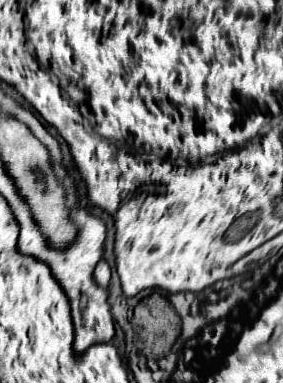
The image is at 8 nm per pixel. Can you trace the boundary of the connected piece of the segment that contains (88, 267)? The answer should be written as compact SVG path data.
M67 176L67 184L71 188L65 190L65 204L67 204L67 212L69 212L69 218L73 222L73 226L77 228L77 236L75 236L75 242L73 246L65 248L65 250L53 250L49 246L49 252L45 252L45 248L39 246L39 242L43 242L43 230L39 228L39 222L33 218L33 210L29 206L29 202L21 196L17 198L13 204L13 214L17 214L17 208L21 208L23 212L23 218L27 218L27 234L19 234L19 250L23 250L25 254L37 254L37 258L49 262L49 268L61 278L61 286L65 286L65 292L69 294L69 300L71 300L71 314L73 314L73 322L75 322L75 344L77 350L85 350L85 346L91 346L93 342L107 342L107 340L113 340L115 336L115 330L113 330L113 316L111 316L111 310L109 310L109 304L107 304L107 290L97 286L95 278L93 278L93 270L95 270L95 264L101 260L103 256L103 242L105 242L105 222L95 218L95 216L89 216L87 212L83 210L75 210L73 204L71 204L71 198L75 198L75 188L73 188L73 182L69 180Z

